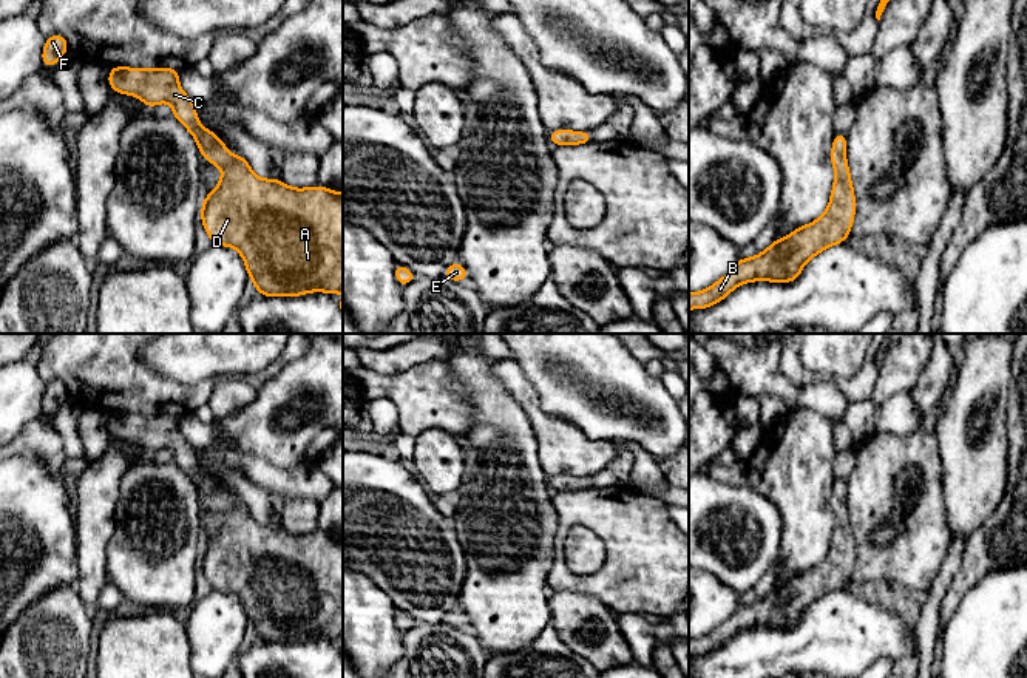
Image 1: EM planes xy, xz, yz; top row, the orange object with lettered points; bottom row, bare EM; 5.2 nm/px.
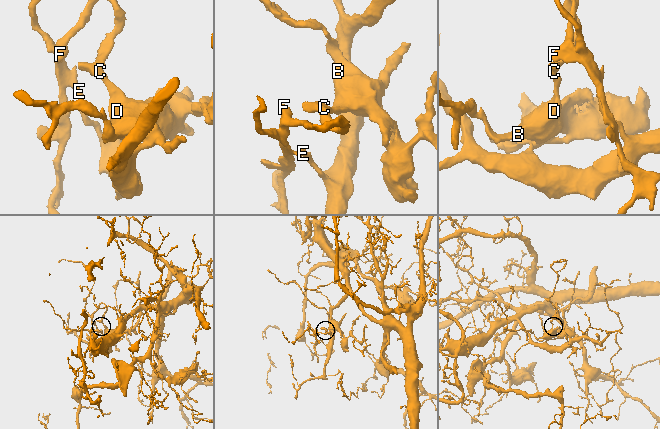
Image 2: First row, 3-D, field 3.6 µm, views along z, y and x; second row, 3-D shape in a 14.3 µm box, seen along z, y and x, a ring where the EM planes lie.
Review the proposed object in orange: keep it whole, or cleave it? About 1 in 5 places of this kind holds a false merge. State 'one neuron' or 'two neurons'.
one neuron

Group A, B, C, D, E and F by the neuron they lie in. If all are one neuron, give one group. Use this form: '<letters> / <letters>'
A B C D E F

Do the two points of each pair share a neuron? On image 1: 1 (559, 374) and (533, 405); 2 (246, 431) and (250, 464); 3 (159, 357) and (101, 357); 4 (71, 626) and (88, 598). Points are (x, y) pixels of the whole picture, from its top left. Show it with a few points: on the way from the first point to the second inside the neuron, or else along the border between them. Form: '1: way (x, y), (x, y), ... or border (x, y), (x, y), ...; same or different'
1: border (519, 366), (538, 393), (539, 405), (567, 420); different
2: border (243, 461), (247, 457), (263, 457), (283, 470); different
3: border (139, 349), (139, 359), (145, 366); different
4: border (73, 586), (91, 615); different

